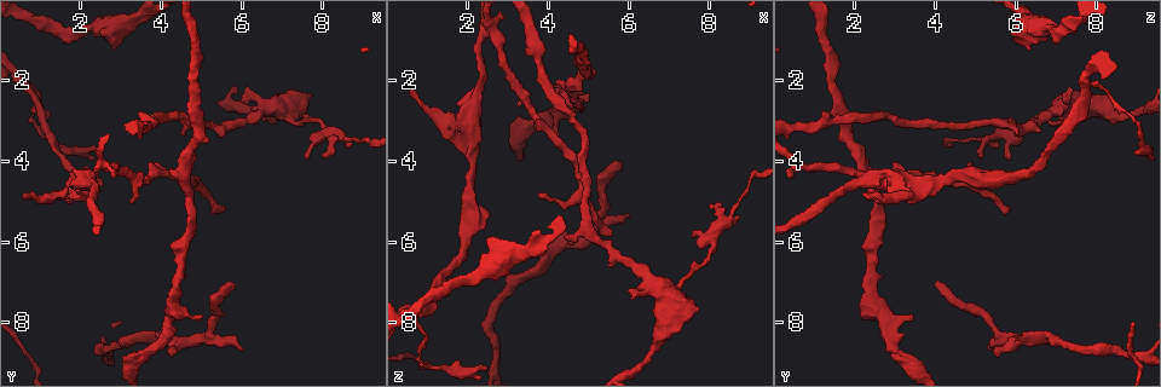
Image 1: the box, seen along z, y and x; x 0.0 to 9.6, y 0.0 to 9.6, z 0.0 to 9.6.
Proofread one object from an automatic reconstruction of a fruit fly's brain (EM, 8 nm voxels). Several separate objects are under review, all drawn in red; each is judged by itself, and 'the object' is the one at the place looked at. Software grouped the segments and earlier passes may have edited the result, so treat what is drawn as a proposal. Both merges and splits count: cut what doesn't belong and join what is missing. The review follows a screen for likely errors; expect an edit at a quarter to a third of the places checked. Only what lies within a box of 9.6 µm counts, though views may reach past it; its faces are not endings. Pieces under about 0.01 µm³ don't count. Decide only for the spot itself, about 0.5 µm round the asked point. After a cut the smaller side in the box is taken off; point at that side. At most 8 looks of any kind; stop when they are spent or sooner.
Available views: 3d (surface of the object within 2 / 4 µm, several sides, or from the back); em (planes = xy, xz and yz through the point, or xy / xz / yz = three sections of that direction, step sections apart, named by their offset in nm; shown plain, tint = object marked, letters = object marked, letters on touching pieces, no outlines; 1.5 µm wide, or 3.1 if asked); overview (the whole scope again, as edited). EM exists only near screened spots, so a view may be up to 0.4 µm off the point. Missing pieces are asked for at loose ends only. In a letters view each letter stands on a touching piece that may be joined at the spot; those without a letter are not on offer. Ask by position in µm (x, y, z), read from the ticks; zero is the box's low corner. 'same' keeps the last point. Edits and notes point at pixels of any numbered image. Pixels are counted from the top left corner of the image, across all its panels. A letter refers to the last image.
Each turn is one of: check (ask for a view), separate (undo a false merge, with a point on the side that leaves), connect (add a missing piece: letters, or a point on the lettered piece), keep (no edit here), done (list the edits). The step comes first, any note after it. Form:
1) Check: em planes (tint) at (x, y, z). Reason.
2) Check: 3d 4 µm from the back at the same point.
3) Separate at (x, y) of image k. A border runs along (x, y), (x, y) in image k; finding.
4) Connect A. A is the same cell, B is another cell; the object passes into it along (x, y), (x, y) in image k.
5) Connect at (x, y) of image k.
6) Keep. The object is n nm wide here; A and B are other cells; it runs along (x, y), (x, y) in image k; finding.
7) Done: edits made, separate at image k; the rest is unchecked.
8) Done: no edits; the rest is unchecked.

Check: em planes (tint) at (7.60, 4.00, 5.80). Tapers out.

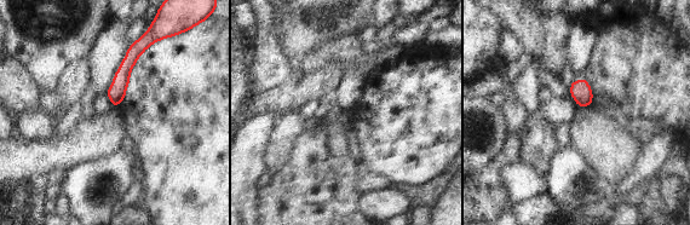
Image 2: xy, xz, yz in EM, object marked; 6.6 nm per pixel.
Check: em planes (letters) at the same point.

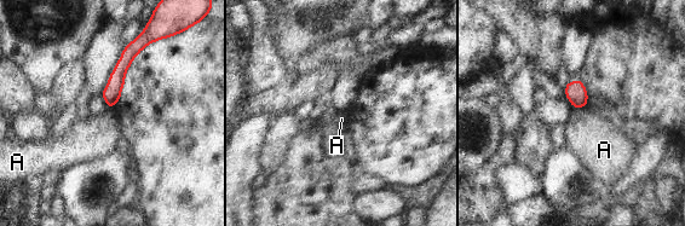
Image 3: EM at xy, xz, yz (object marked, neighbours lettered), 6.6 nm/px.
Keep. The longest contact is with A, 70 nm; A is another cell; it runs along (134, 46), (117, 74), (110, 103) in image 3; no lettered piece goes on from it.

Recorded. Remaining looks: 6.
Check: em yz step 8 (tint) at (6.05, 2.15, 7.40).

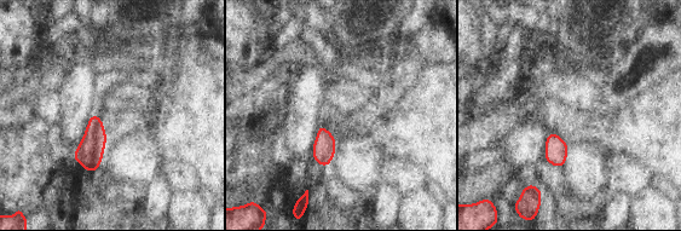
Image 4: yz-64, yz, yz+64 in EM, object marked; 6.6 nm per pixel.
Check: em planes (letters) at the same point.

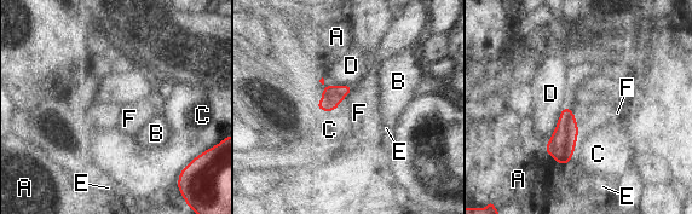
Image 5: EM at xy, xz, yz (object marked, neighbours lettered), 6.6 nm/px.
Keep. A, B, C, D, E and F are other cells; a border runs along (566, 106), (572, 113), (578, 131) in image 5; no lettered piece goes on from it.

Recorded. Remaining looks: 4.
Check: em xy step 4 (letters) at (3.75, 4.05, 4.85). An open end.

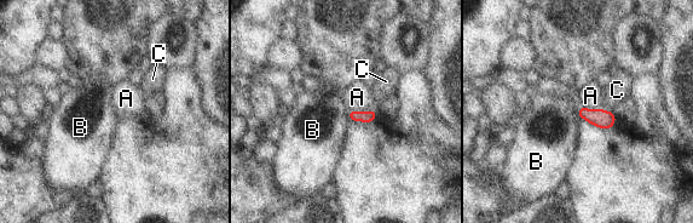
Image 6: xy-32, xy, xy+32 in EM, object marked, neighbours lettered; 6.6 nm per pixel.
Keep. The object is 80 nm wide here; A, B and C are other cells; a border runs along (577, 107), (578, 115) in image 6; no lettered piece goes on from it.

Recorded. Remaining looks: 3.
Check: em 3.1 µm yz step 16 (tint) at (6.00, 8.65, 5.30). An open end.

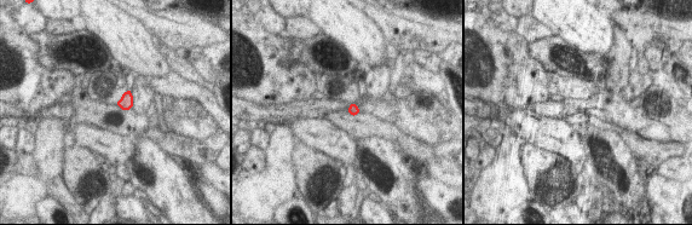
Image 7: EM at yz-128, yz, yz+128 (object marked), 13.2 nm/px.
Check: em 3.1 µm yz step 16 (letters) at the same point.

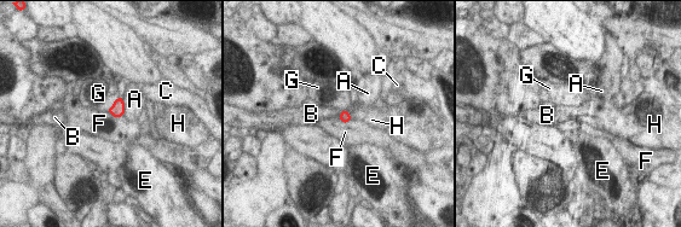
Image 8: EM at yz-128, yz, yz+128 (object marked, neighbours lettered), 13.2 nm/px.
Keep. A, B, C, E, F, G and H are other cells; a border runs along (344, 110), (338, 116) in image 8; none of them fits.

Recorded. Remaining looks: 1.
Done: no edits; the rest is unchecked.

